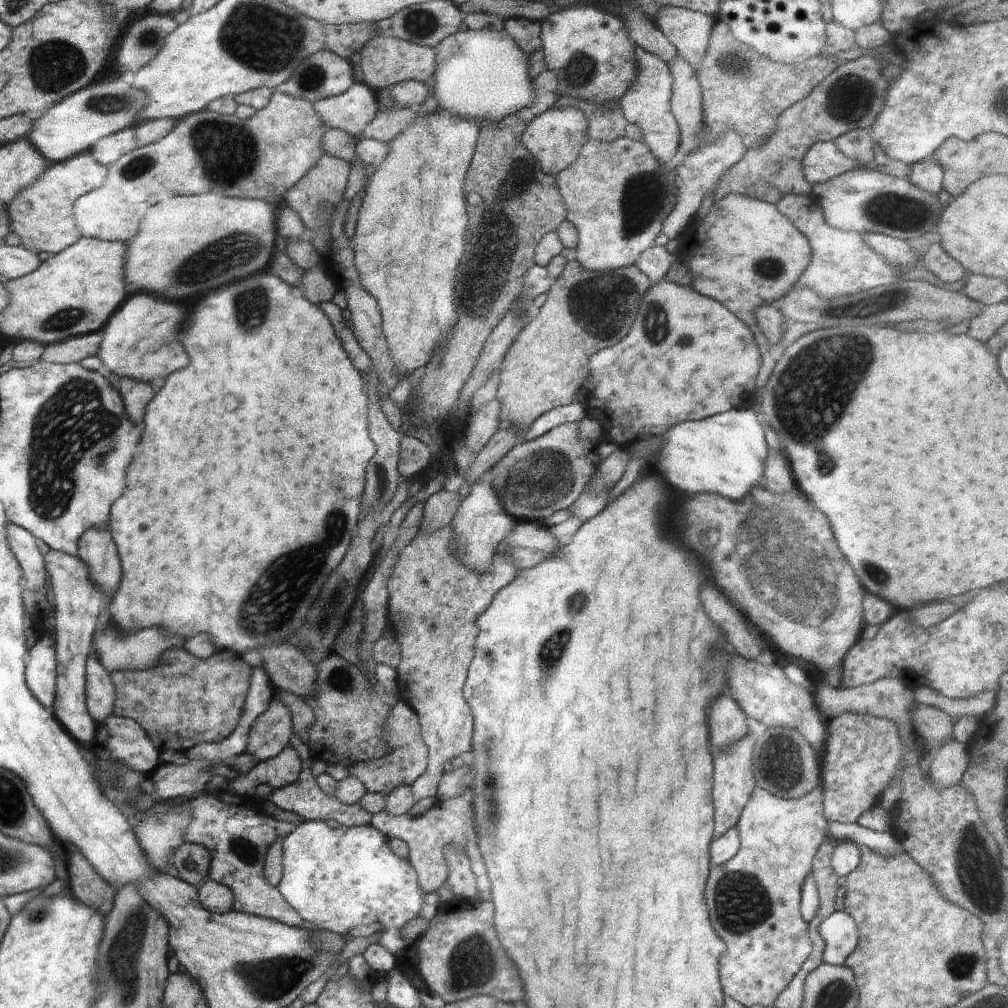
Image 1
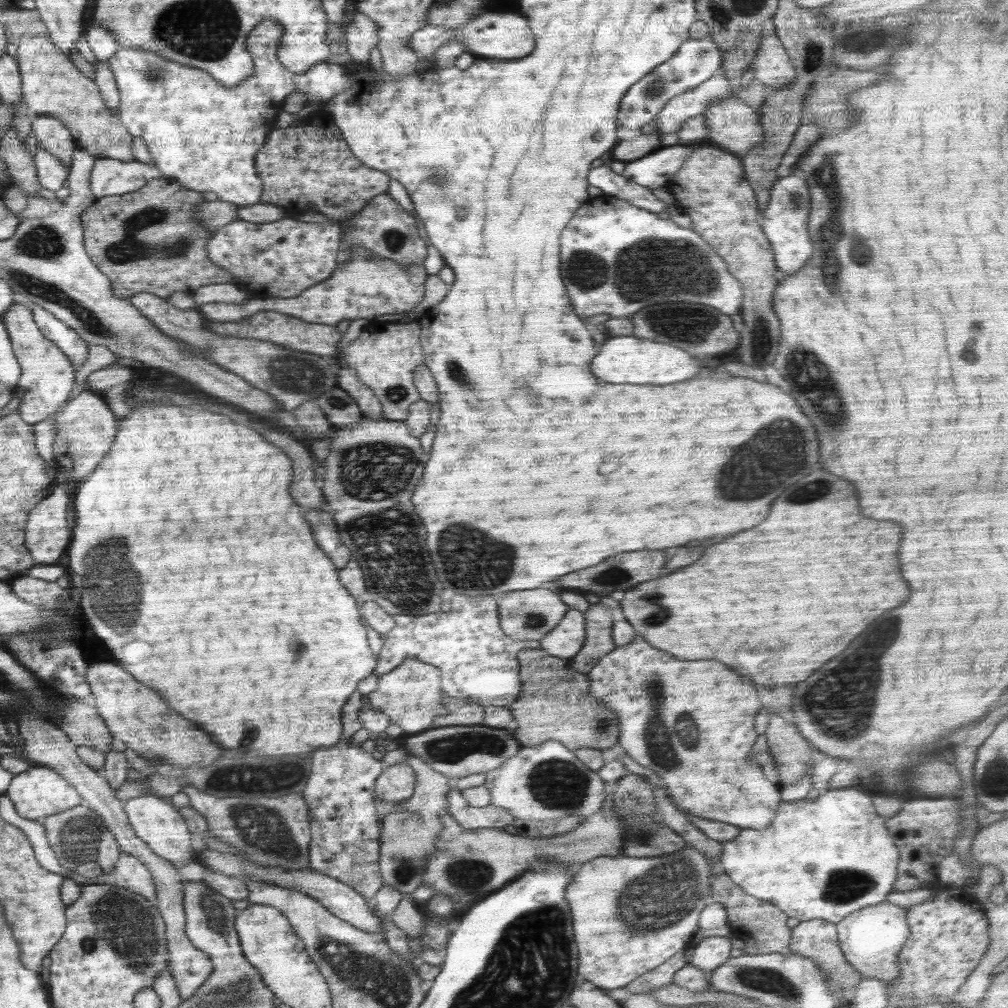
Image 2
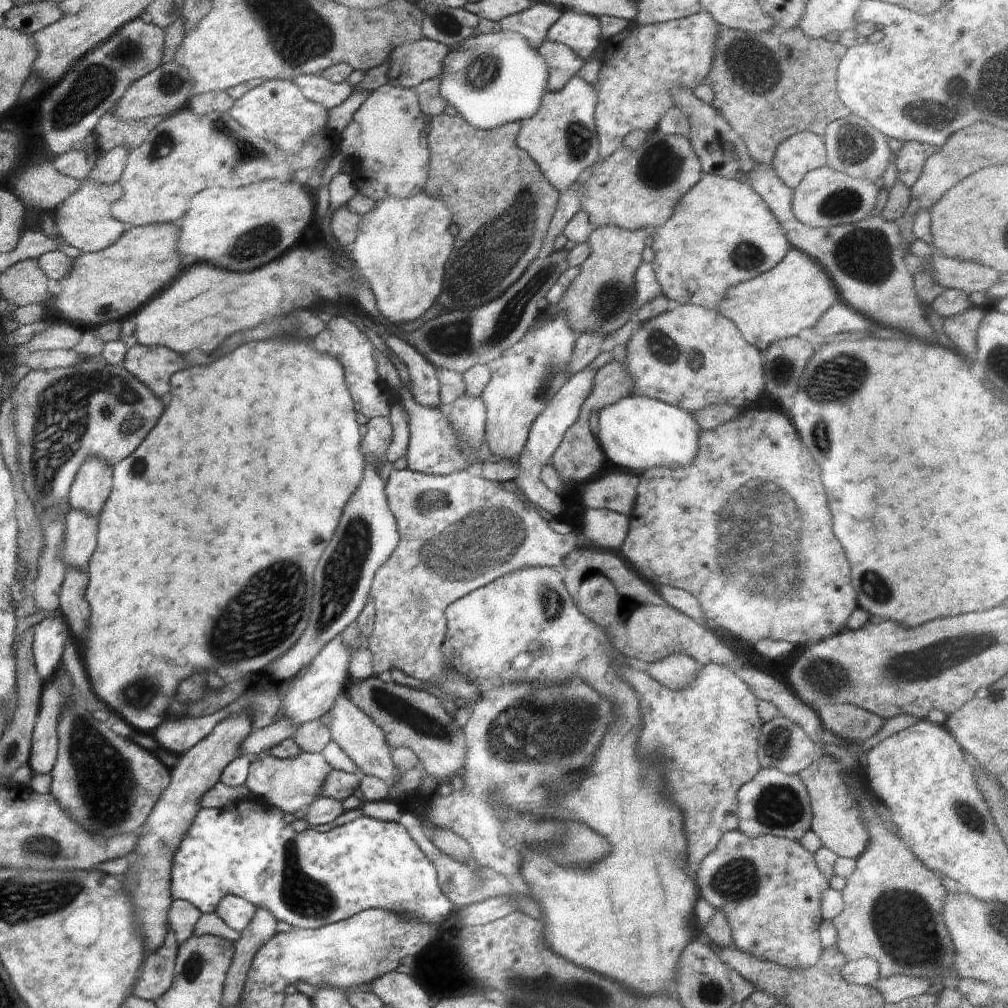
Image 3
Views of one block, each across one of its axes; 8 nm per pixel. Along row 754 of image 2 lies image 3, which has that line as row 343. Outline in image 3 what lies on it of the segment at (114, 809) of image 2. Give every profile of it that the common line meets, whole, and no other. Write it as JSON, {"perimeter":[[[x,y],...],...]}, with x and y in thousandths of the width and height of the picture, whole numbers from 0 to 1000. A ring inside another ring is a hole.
{"perimeter":[[[60,319],[34,332],[24,344],[28,349],[38,347],[69,347],[79,339],[82,327],[77,323]]]}

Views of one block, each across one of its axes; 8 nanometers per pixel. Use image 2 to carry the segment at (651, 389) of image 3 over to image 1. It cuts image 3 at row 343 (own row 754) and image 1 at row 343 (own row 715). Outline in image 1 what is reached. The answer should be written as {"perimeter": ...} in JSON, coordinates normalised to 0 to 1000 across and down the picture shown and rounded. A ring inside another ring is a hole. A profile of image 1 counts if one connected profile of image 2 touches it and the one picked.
{"perimeter":[[[659,276],[657,279],[647,282],[639,292],[630,314],[630,319],[627,321],[625,329],[621,331],[621,334],[608,343],[591,349],[584,356],[584,378],[588,387],[583,387],[581,391],[582,395],[579,400],[581,402],[581,409],[583,413],[597,423],[598,436],[609,438],[615,443],[622,443],[631,436],[637,435],[637,433],[659,434],[667,426],[667,423],[673,421],[673,419],[696,417],[696,415],[702,415],[706,411],[720,409],[720,407],[728,405],[728,399],[730,399],[730,405],[734,405],[736,401],[740,403],[740,397],[744,393],[736,393],[736,391],[746,391],[748,389],[748,375],[750,375],[750,371],[754,367],[754,361],[756,361],[756,351],[754,351],[754,347],[752,347],[752,343],[748,339],[748,333],[746,333],[744,325],[736,317],[728,313],[714,300],[702,294],[697,294],[689,289],[688,285],[678,284]]]}

